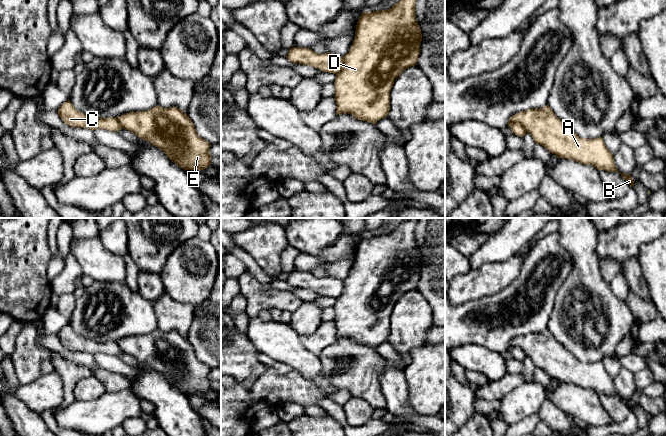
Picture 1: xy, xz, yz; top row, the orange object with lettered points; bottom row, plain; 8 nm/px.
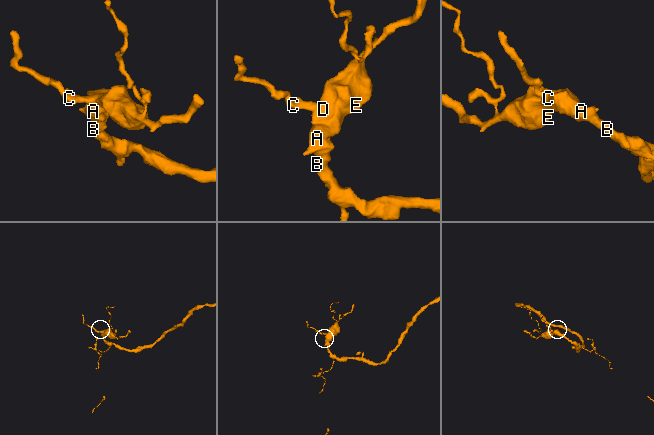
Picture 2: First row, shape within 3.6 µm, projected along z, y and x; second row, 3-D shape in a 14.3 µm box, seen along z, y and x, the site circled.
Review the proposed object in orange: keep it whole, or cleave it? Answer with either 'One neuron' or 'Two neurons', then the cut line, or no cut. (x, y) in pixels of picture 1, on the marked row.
Two neurons. Split along yz (508, 123), (519, 123), (526, 131)

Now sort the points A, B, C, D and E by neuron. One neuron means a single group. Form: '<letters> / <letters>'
A B D E / C

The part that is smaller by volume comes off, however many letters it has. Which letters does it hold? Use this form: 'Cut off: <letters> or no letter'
Cut off: C

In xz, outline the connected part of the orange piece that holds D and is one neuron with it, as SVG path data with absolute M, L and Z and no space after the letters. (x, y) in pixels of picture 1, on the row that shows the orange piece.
M400 0L387 10L363 12L359 17L355 37L349 52L343 57L344 67L334 81L336 114L348 113L356 119L376 124L390 110L390 92L395 79L407 68L417 64L422 41L421 29L415 15L417 0Z

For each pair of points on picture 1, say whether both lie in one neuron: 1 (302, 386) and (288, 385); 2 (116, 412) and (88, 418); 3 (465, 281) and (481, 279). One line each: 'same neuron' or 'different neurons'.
1: same neuron
2: same neuron
3: same neuron

